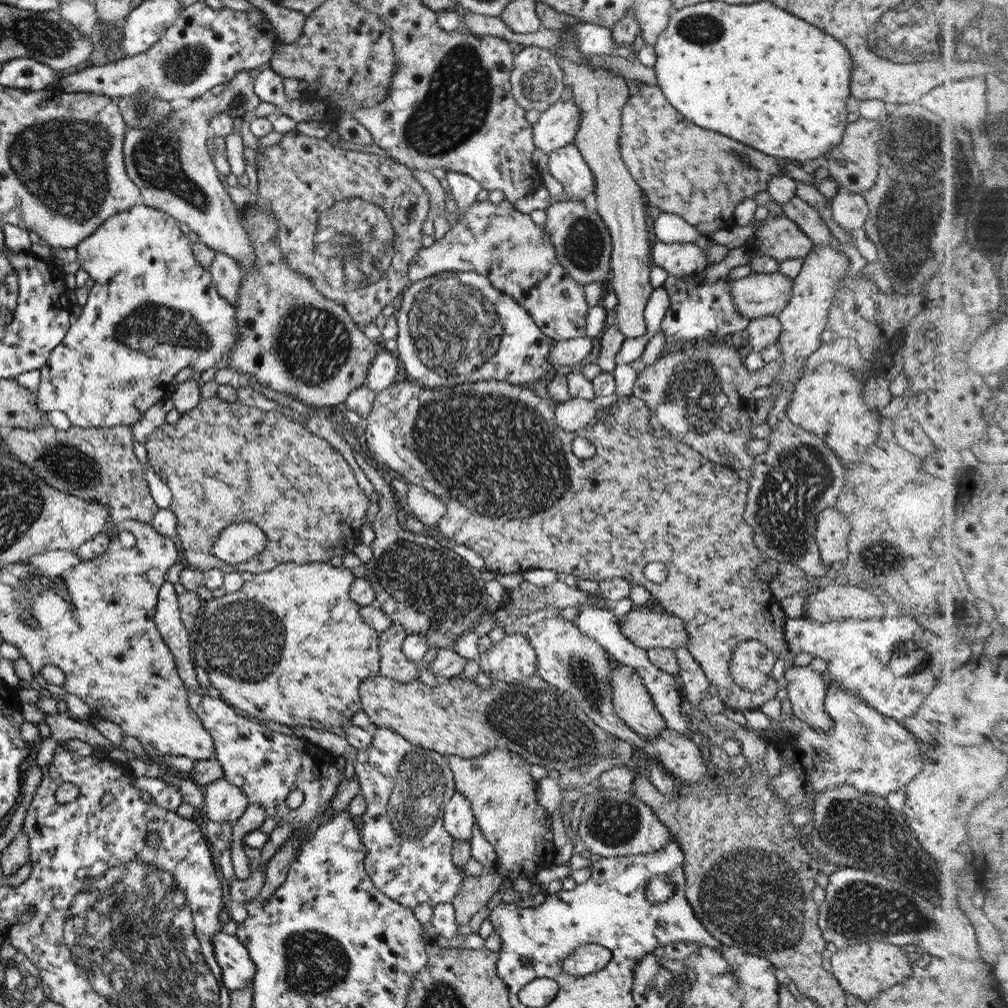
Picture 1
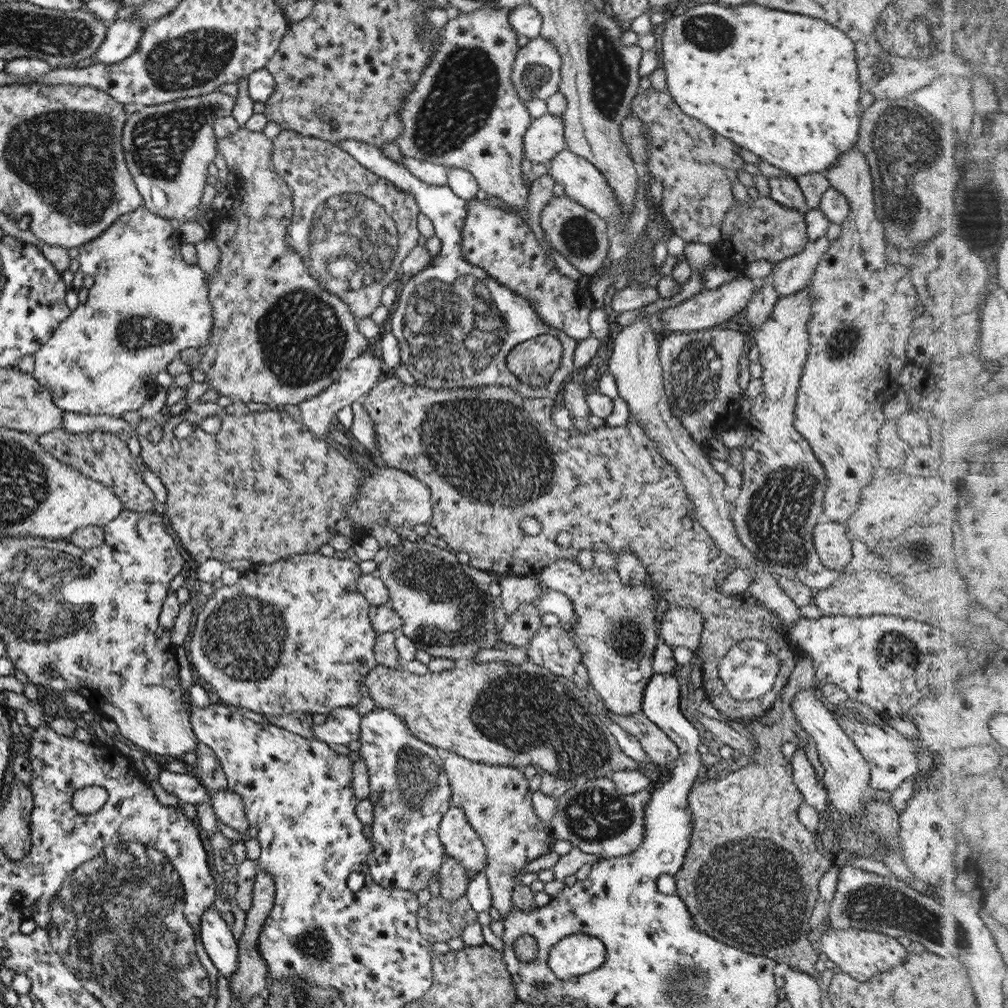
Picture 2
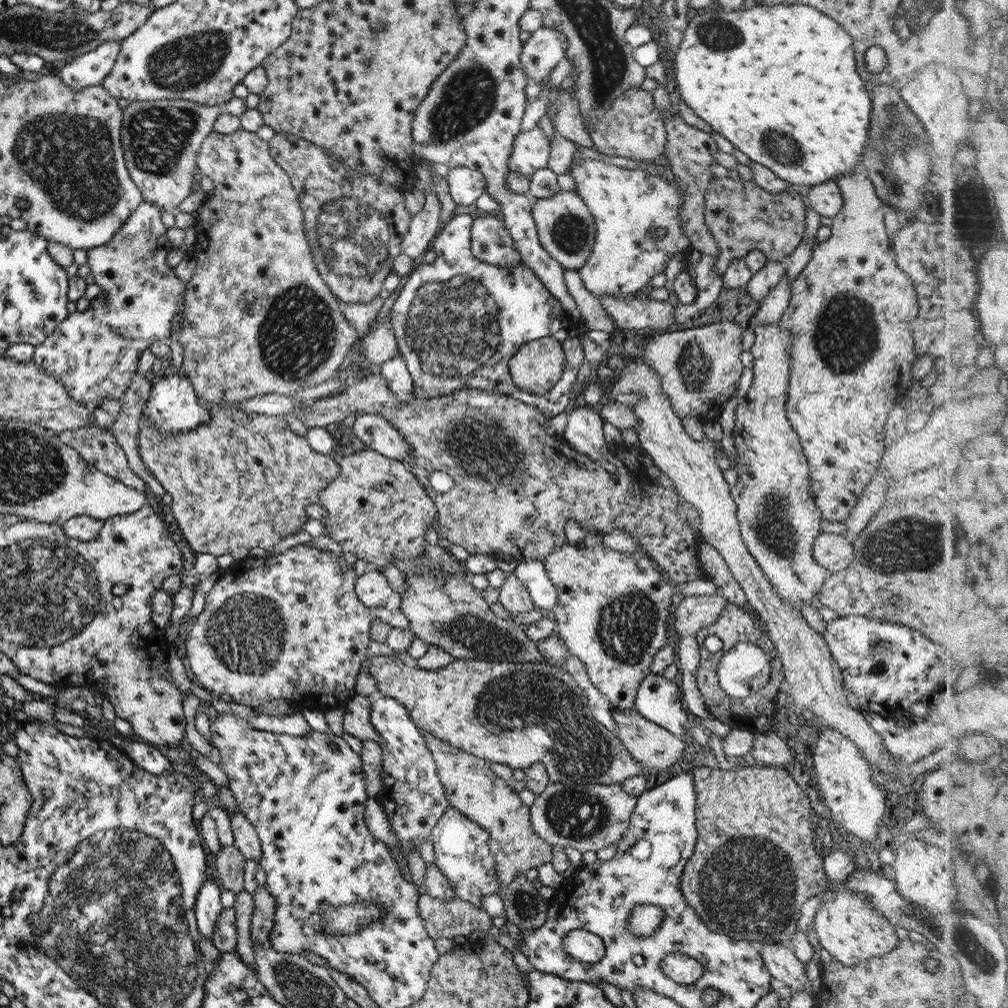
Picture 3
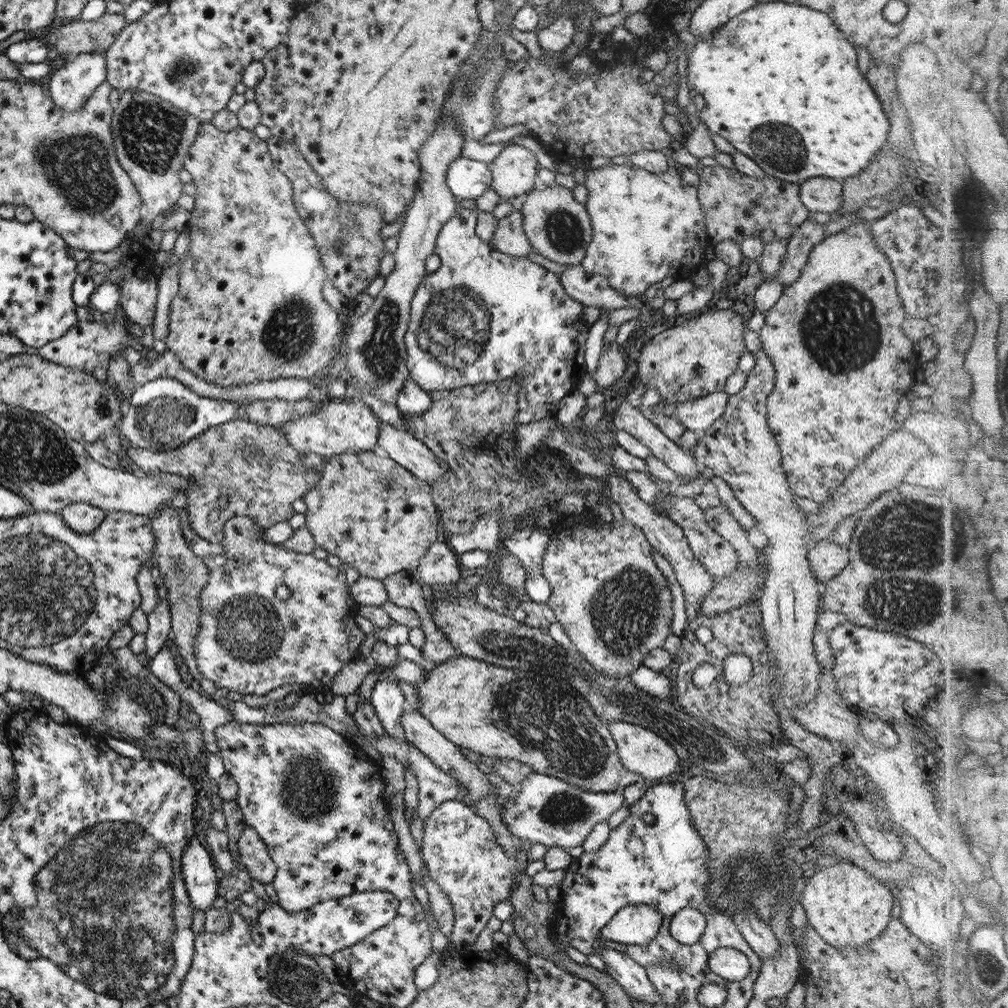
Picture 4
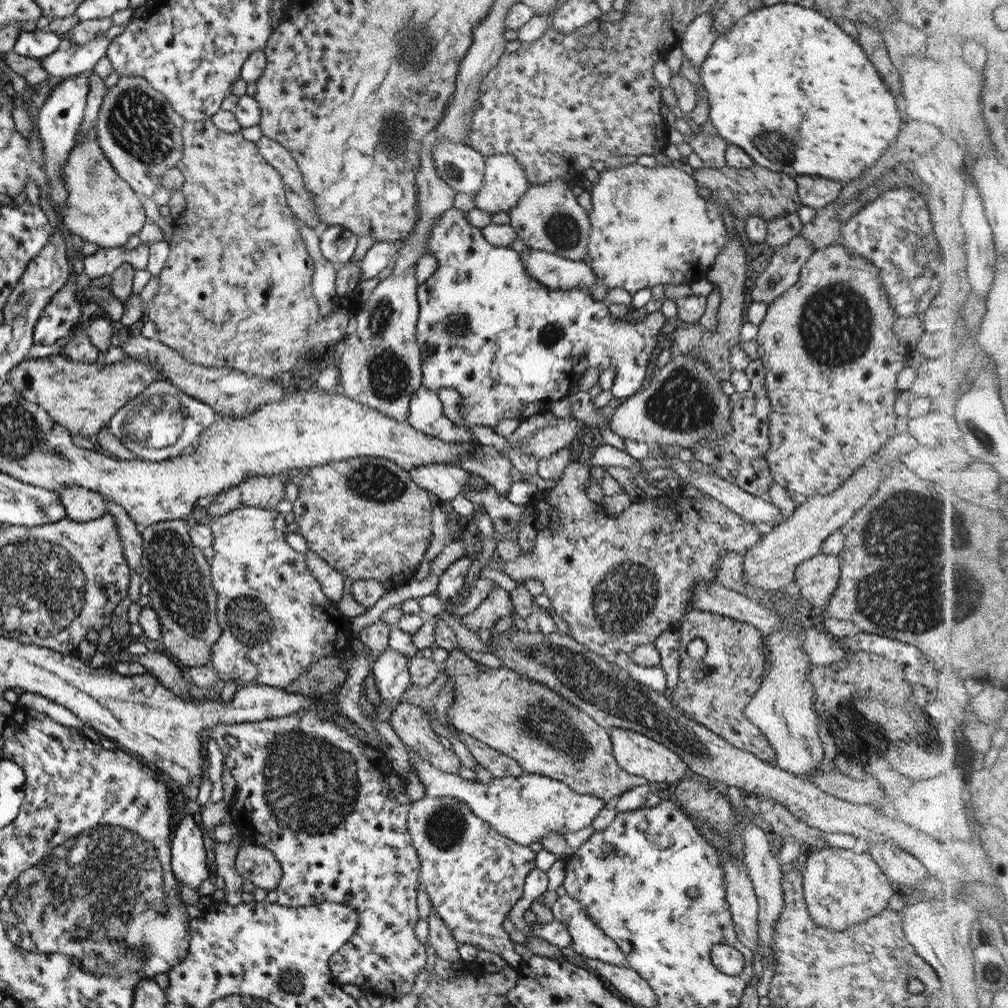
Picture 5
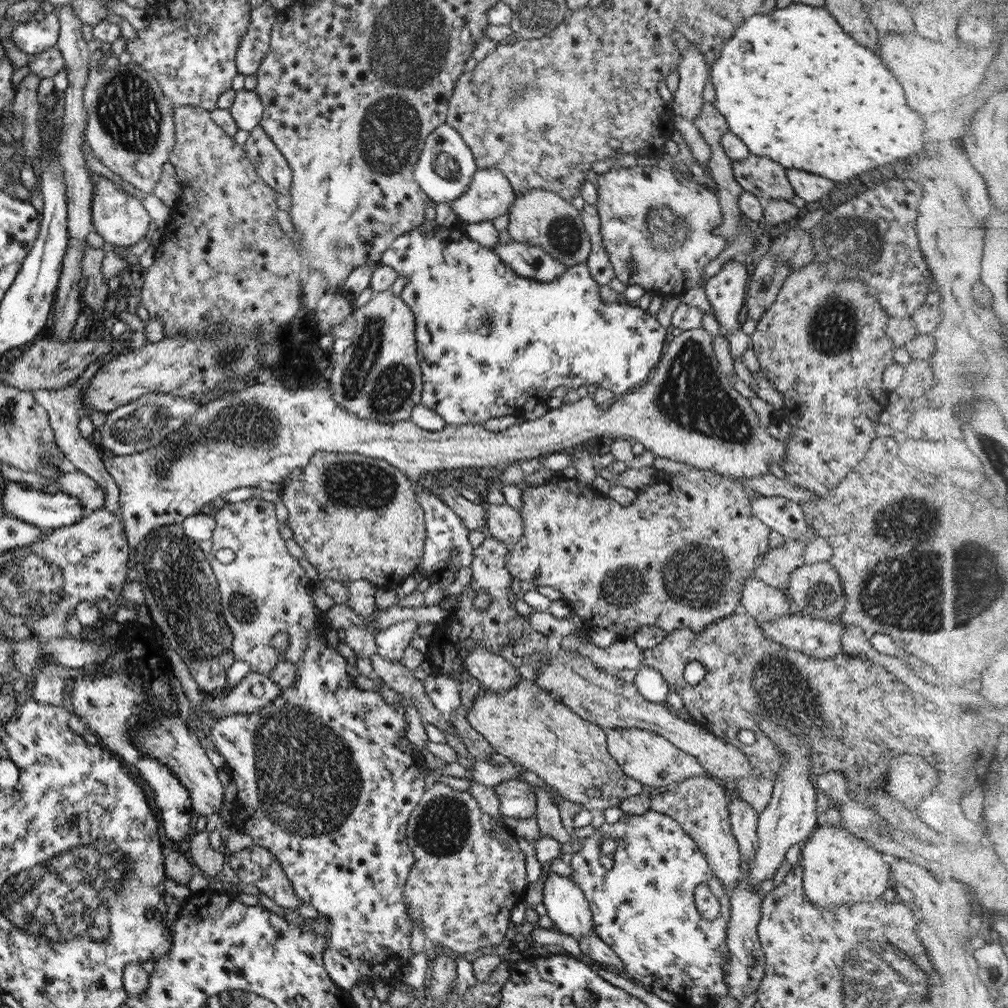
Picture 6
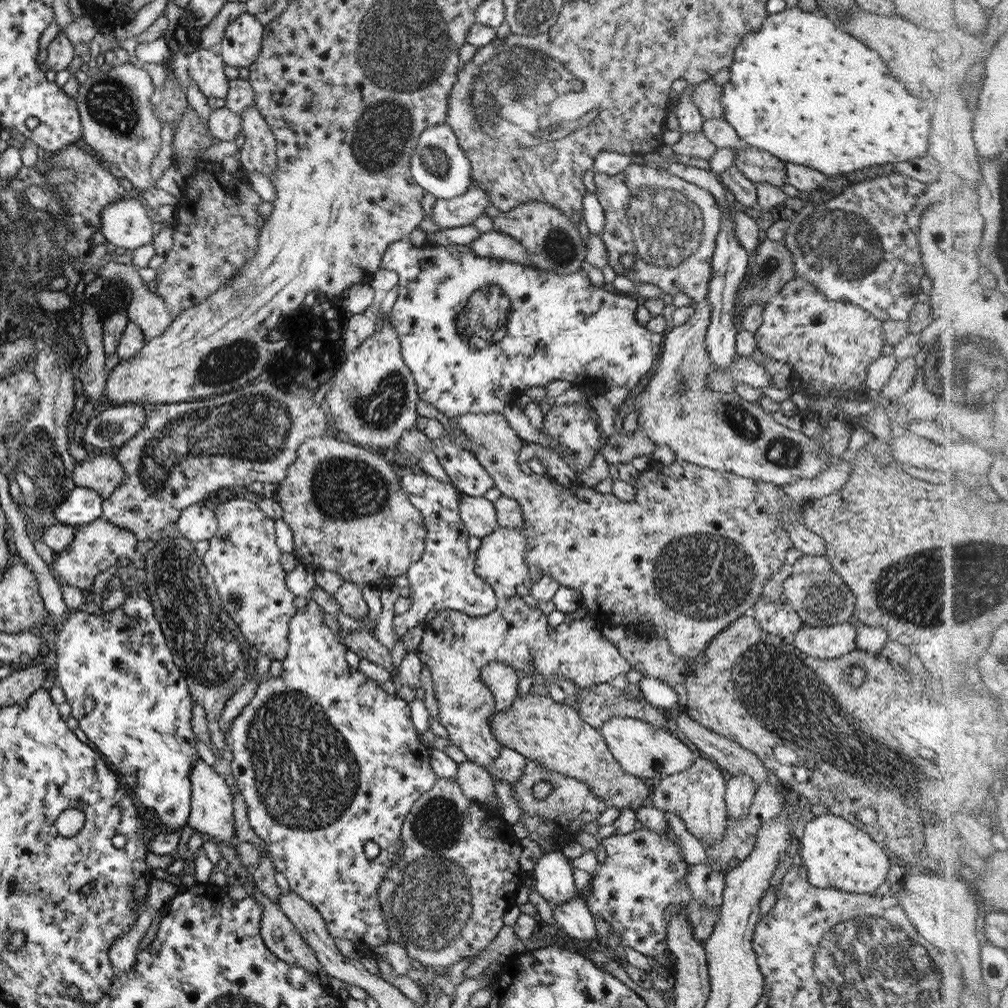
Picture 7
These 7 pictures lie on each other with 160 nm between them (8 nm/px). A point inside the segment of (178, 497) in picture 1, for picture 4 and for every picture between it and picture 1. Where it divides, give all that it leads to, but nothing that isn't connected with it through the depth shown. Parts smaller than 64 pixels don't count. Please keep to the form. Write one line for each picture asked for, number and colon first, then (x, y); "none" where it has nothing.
2: (262, 489)
3: (238, 483)
4: (229, 481)

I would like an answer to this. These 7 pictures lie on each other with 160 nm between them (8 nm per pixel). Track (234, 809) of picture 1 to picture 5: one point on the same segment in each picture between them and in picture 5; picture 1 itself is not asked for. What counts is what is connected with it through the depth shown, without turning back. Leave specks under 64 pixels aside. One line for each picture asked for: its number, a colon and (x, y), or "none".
2: (227, 807)
3: (245, 839)
4: (254, 857)
5: (255, 863)

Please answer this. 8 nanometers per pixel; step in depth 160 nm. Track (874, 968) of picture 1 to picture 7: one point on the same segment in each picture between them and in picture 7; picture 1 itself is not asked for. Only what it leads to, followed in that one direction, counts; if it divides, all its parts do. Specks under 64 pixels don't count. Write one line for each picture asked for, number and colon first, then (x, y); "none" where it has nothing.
2: (860, 953)
3: (847, 927)
4: (845, 906)
5: (840, 889)
6: (837, 868)
7: (836, 854)

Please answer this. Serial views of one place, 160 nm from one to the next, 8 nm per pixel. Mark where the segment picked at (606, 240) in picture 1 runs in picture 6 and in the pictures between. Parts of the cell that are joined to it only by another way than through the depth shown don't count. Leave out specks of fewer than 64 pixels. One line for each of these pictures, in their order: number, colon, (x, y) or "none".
2: (579, 235)
3: (565, 228)
4: (557, 227)
5: (547, 217)
6: (540, 218)

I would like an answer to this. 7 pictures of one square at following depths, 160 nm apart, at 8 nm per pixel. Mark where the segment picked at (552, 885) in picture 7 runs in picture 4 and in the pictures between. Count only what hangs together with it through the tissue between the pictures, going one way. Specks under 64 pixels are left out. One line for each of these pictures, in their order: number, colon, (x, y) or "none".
4: (631, 977)
5: (588, 941)
6: (566, 906)

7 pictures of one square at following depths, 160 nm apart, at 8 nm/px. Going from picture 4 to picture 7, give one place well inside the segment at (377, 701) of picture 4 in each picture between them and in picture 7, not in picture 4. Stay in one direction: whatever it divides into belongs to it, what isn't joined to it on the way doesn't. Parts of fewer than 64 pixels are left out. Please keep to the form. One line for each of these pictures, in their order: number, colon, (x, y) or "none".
5: (389, 671)
6: (390, 642)
7: (443, 578)

